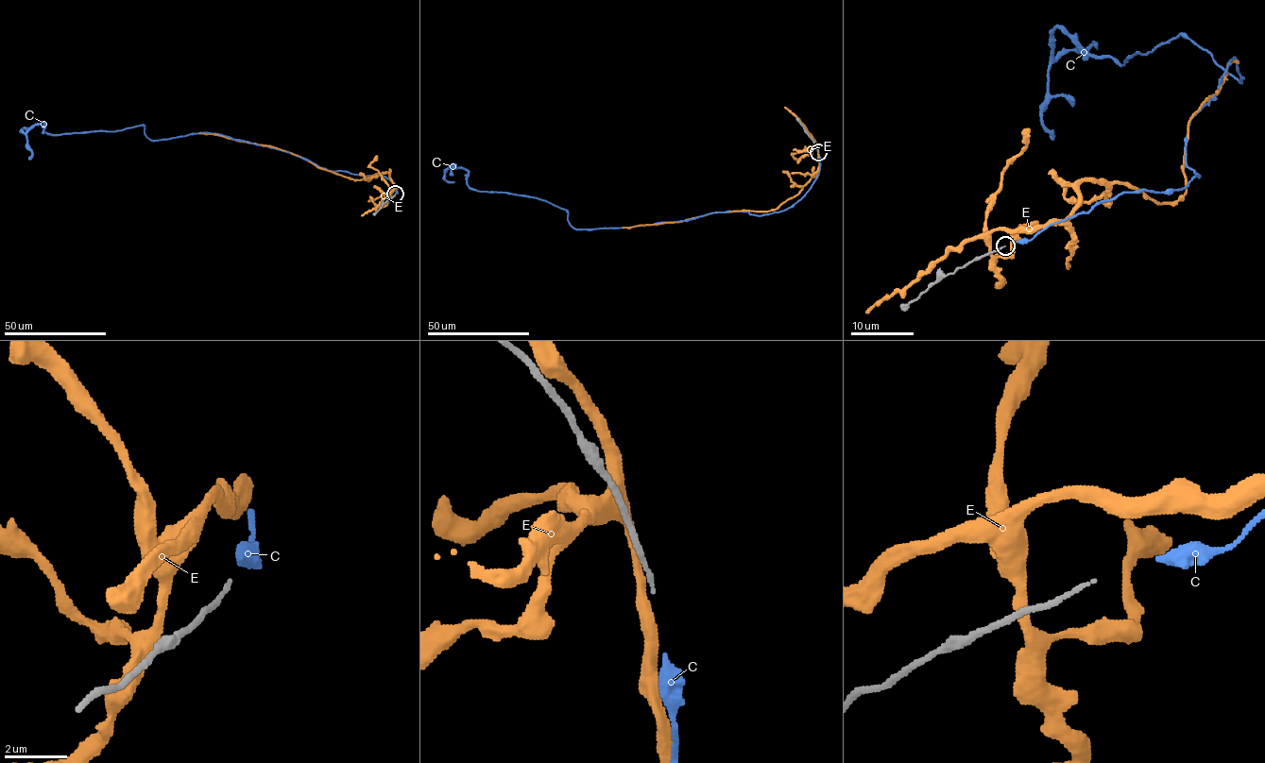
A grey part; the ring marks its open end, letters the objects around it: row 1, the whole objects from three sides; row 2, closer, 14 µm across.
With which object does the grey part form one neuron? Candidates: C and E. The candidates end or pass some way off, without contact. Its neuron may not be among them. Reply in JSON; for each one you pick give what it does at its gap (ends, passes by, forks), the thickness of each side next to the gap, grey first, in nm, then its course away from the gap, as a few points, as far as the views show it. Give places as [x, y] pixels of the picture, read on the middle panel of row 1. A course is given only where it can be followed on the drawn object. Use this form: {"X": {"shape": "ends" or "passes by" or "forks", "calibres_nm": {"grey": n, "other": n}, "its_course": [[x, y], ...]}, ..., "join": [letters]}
{"C": {"shape": "ends", "calibres_nm": {"grey": 110, "other": 400}, "its_course": [[819, 156], [808, 192], [782, 211], [608, 228], [575, 229], [544, 200], [472, 189], [468, 171], [453, 168]]}, "join": ["C"]}

